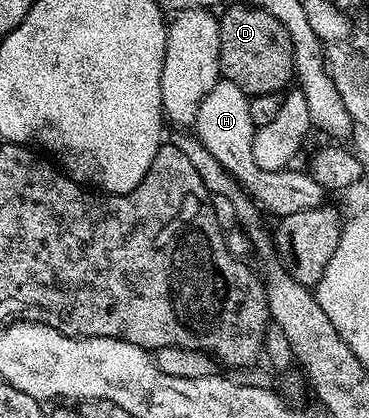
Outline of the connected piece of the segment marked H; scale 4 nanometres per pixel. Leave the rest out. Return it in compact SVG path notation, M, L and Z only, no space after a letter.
M220 79L216 86L204 97L194 122L194 133L220 165L224 167L243 190L265 214L279 219L304 209L318 208L325 204L328 193L309 175L296 171L294 167L264 172L252 157L252 141L257 131L251 115L251 98L243 93L234 82Z

